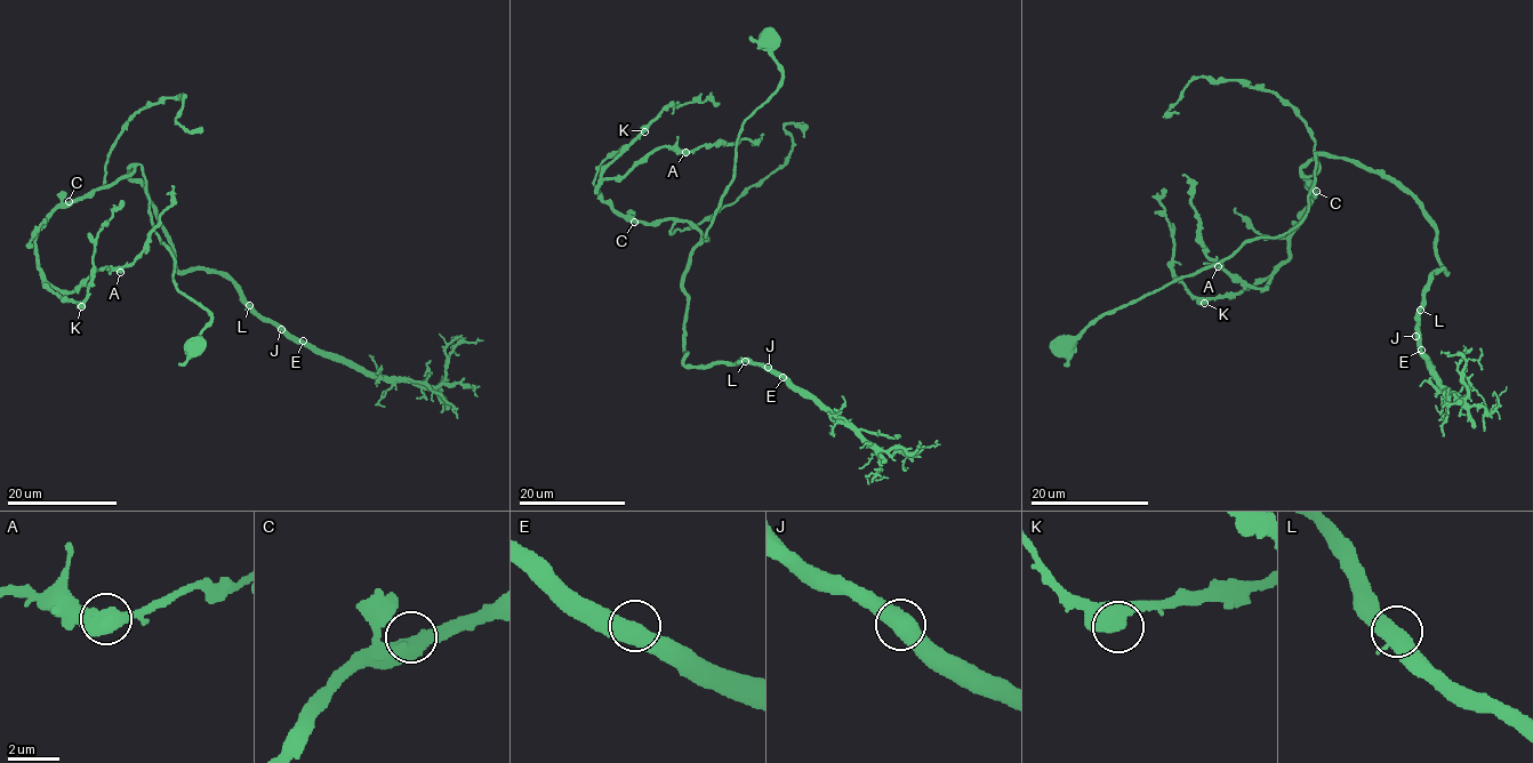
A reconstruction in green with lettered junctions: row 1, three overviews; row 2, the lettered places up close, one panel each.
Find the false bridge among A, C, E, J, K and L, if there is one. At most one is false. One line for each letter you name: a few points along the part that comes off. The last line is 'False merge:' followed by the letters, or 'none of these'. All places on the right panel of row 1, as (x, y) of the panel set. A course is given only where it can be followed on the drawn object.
False merge: none of these

